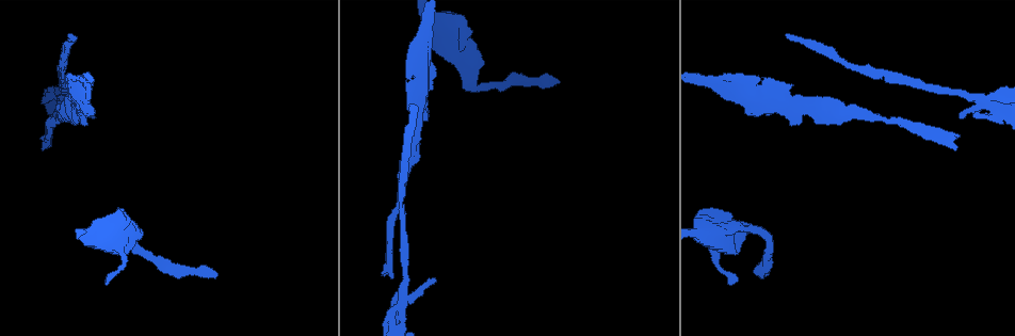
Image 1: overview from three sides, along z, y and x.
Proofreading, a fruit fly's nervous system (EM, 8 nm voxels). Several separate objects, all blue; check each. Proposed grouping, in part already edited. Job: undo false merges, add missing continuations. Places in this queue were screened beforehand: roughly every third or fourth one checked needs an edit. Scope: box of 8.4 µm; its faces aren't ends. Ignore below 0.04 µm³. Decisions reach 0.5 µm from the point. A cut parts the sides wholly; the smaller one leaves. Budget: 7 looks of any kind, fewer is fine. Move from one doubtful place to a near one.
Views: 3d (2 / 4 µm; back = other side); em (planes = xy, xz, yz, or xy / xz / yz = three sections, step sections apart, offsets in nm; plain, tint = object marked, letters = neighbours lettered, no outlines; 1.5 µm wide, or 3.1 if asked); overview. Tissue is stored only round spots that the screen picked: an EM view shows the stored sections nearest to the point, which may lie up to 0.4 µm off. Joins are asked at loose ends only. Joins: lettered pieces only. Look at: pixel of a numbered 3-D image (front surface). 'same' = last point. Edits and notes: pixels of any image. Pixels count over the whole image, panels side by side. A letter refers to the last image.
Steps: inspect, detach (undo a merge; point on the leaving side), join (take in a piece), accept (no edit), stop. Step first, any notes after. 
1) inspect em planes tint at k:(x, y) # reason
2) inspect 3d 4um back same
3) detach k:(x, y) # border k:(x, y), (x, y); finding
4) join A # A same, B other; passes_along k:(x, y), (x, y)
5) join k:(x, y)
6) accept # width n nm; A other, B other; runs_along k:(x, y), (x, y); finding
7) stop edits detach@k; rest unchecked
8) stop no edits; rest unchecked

inspect em planes letters at 1:(215, 278) # an open end

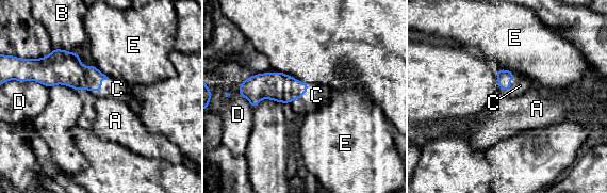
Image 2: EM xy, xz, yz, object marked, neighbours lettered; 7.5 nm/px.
join C # A other, B other, C same, D other, E other; the neuron continues

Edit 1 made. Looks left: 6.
inspect 3d 4um at 1:(433, 67) # an open end

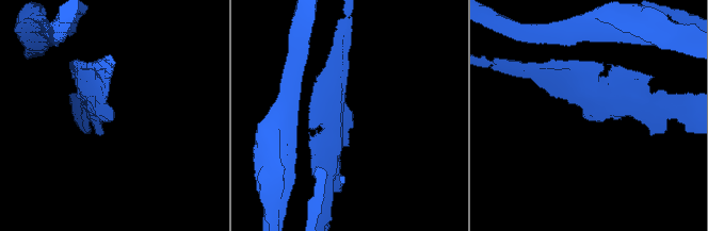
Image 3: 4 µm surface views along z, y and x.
inspect em planes letters at 3:(111, 120)

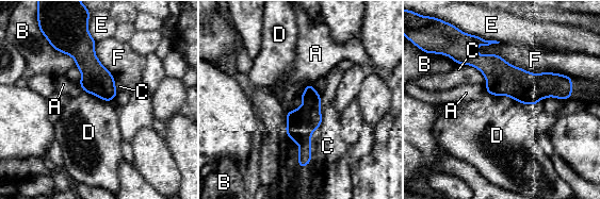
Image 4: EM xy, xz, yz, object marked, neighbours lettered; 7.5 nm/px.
accept # A other, B other, C other, D other, E other, F other; runs_along 4:(459, 61), (567, 96); no lettered piece goes on from it

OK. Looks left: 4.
stop edits join@2; rest unchecked

